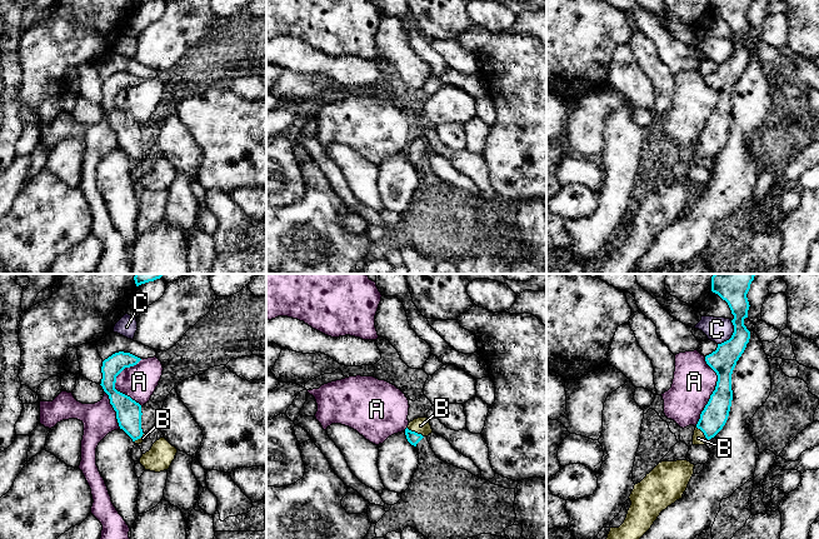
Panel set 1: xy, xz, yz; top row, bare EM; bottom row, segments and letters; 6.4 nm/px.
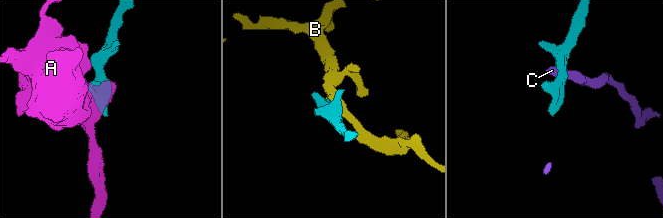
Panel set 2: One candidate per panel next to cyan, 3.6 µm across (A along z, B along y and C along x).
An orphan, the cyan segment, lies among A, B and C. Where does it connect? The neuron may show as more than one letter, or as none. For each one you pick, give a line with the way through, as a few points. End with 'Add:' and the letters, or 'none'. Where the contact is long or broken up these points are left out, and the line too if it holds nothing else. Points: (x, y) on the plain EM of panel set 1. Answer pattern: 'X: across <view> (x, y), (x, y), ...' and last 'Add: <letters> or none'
B: across xz (413, 158), (414, 151), (420, 145)
Add: B

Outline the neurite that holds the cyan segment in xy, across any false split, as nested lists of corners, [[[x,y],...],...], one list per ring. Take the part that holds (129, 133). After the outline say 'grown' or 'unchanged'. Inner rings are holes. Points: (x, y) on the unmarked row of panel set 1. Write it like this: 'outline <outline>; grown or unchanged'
outline [[[119,71],[103,81],[101,106],[109,115],[110,124],[116,131],[116,139],[123,149],[135,164],[141,164],[146,154],[141,149],[141,125],[130,116],[115,109],[116,96],[125,89],[136,85],[141,79],[130,74]]]; grown

